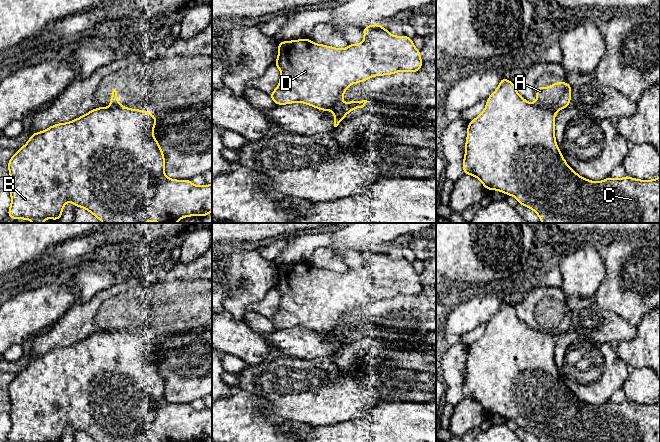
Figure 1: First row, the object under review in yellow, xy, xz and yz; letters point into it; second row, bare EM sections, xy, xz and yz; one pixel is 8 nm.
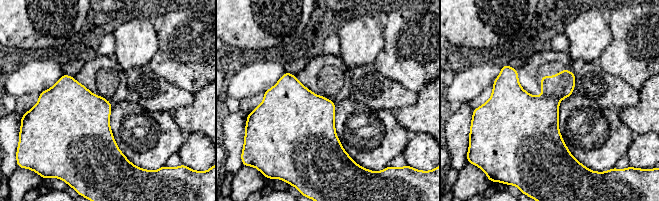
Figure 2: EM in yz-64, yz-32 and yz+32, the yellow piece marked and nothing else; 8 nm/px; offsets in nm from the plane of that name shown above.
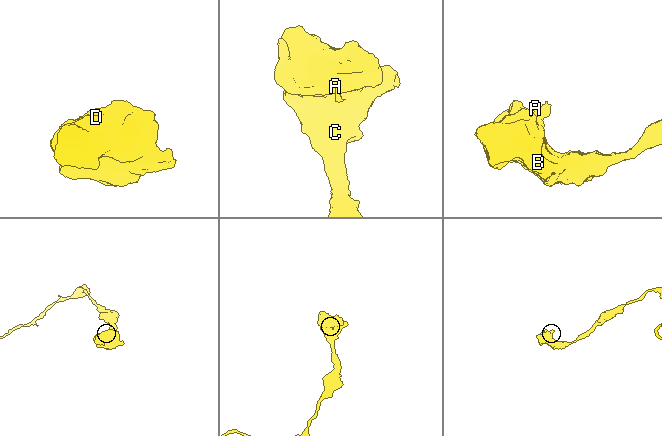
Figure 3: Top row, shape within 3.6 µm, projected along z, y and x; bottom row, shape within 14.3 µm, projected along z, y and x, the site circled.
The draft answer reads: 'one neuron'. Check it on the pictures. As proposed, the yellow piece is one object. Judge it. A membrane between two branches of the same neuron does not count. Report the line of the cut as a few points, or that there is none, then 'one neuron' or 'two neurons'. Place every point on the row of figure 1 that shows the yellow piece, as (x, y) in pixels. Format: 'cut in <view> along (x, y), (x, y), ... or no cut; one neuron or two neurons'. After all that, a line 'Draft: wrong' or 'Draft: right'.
cut in yz along (532, 104), (547, 108), (554, 113); two neurons
Draft: wrong

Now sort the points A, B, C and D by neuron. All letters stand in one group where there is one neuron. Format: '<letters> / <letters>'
A / B C D

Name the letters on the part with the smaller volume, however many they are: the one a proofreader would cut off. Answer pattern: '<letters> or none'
A

